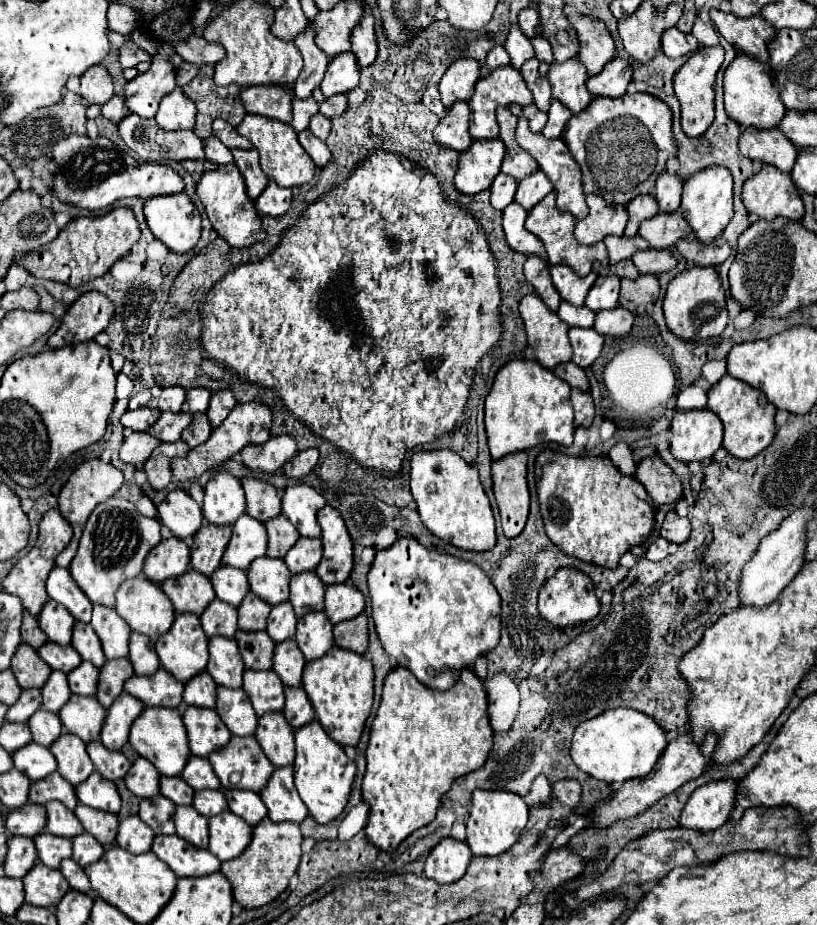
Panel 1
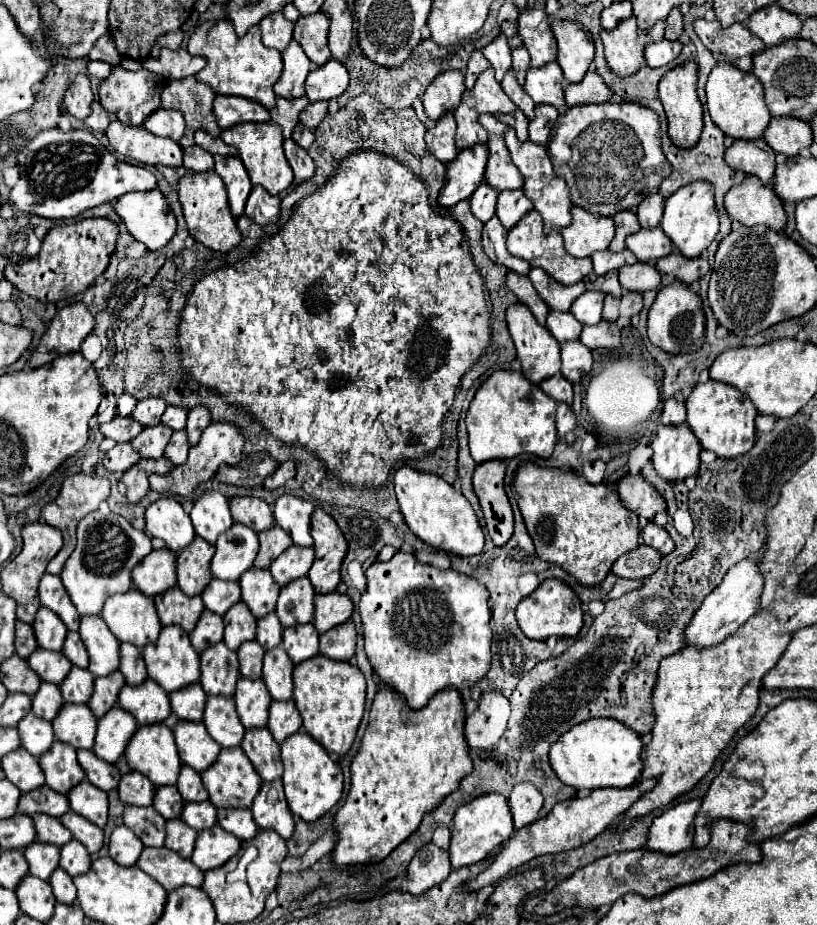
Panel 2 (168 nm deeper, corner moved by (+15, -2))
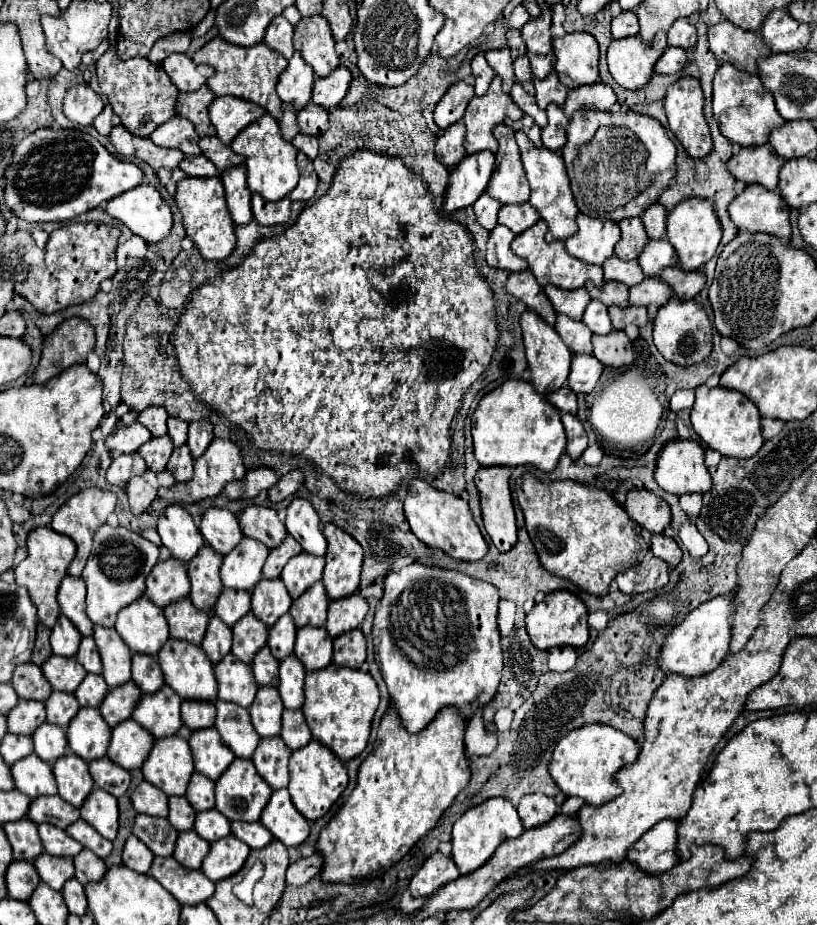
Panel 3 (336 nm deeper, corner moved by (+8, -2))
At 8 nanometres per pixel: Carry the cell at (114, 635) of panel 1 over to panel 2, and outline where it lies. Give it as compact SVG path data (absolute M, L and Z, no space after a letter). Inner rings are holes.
M82 617L80 619L80 637L84 641L84 647L90 655L90 671L96 677L104 677L118 669L120 665L120 643L116 637L112 637L110 629L104 625L104 621L96 617Z

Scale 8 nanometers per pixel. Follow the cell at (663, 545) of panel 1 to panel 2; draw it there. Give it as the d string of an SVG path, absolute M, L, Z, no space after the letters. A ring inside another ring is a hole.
M640 545L632 553L624 553L614 565L612 573L626 579L646 579L660 567L660 553L648 545Z

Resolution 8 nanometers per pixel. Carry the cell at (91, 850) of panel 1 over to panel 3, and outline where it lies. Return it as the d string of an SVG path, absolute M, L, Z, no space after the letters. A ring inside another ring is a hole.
M83 849L75 857L75 879L81 885L101 881L105 873L107 873L107 865L103 863L103 859L95 857L95 853L91 853L89 849Z

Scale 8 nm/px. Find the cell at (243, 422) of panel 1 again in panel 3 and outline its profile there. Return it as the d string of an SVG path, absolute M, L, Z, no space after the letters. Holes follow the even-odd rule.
M213 439L209 449L199 459L195 459L195 475L193 475L193 479L189 483L177 483L175 487L167 489L167 495L169 495L169 501L177 503L177 505L199 503L203 499L217 497L229 481L239 481L243 477L245 477L245 467L243 467L239 447L235 443L231 443L231 441L227 441L227 439Z

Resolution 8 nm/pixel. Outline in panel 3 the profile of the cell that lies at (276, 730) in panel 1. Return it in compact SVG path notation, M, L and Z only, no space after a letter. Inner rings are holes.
M281 737L261 739L259 747L255 749L253 763L257 767L257 773L269 783L273 791L283 789L289 783L289 773L287 773L289 755L291 755L291 749L283 745Z

